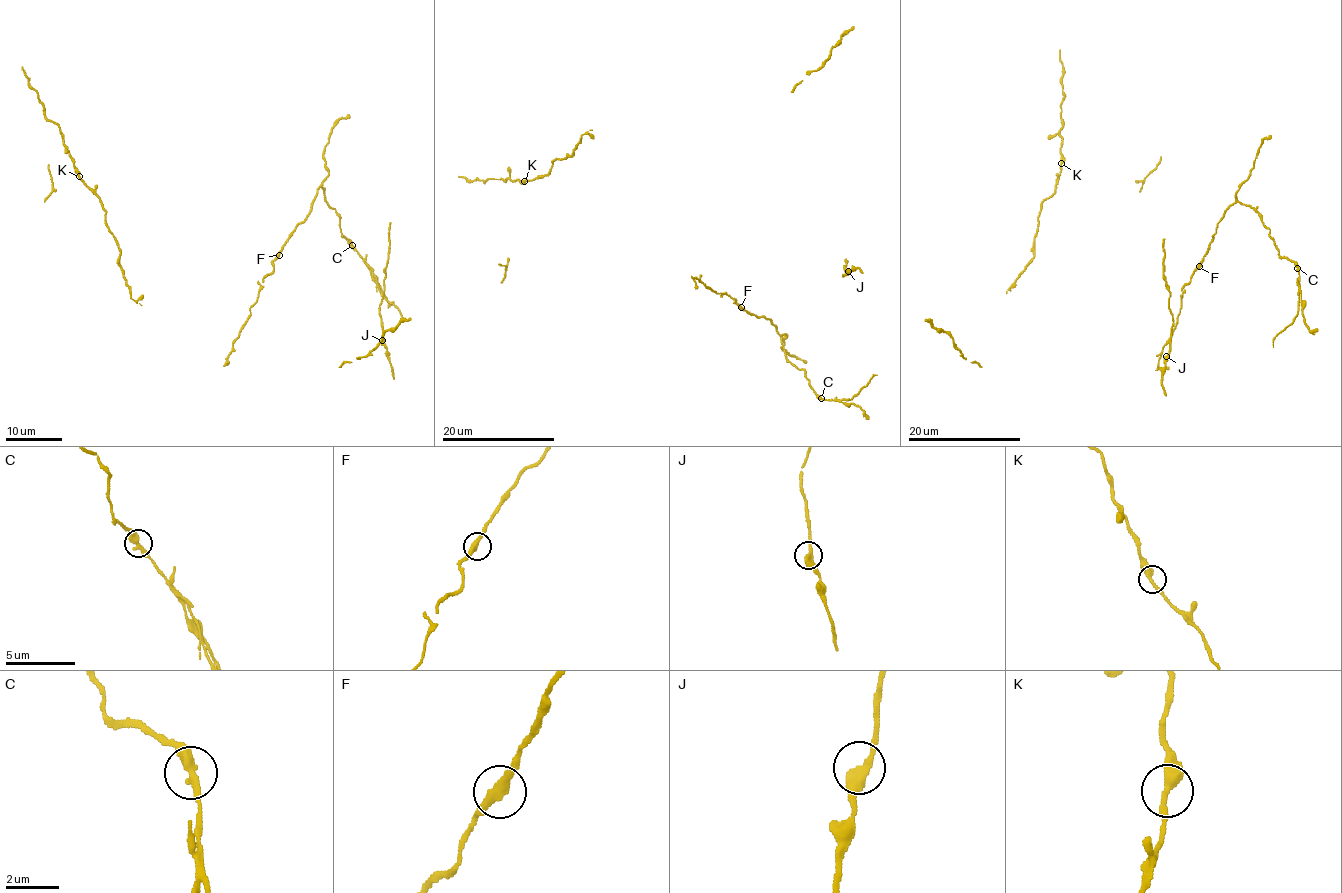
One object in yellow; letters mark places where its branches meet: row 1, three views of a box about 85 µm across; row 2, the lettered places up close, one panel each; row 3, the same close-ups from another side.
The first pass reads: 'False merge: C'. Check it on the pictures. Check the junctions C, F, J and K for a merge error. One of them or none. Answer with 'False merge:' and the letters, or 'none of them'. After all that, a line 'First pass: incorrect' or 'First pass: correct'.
False merge: C
First pass: correct

